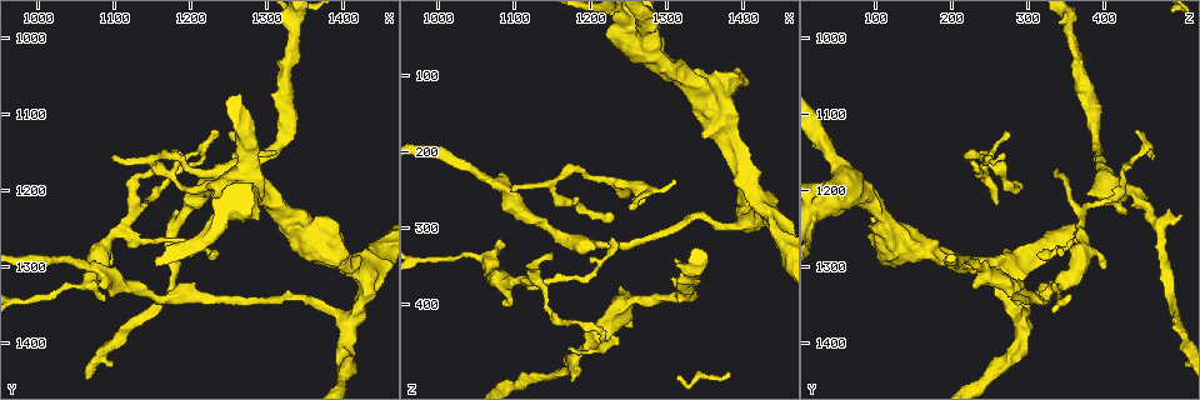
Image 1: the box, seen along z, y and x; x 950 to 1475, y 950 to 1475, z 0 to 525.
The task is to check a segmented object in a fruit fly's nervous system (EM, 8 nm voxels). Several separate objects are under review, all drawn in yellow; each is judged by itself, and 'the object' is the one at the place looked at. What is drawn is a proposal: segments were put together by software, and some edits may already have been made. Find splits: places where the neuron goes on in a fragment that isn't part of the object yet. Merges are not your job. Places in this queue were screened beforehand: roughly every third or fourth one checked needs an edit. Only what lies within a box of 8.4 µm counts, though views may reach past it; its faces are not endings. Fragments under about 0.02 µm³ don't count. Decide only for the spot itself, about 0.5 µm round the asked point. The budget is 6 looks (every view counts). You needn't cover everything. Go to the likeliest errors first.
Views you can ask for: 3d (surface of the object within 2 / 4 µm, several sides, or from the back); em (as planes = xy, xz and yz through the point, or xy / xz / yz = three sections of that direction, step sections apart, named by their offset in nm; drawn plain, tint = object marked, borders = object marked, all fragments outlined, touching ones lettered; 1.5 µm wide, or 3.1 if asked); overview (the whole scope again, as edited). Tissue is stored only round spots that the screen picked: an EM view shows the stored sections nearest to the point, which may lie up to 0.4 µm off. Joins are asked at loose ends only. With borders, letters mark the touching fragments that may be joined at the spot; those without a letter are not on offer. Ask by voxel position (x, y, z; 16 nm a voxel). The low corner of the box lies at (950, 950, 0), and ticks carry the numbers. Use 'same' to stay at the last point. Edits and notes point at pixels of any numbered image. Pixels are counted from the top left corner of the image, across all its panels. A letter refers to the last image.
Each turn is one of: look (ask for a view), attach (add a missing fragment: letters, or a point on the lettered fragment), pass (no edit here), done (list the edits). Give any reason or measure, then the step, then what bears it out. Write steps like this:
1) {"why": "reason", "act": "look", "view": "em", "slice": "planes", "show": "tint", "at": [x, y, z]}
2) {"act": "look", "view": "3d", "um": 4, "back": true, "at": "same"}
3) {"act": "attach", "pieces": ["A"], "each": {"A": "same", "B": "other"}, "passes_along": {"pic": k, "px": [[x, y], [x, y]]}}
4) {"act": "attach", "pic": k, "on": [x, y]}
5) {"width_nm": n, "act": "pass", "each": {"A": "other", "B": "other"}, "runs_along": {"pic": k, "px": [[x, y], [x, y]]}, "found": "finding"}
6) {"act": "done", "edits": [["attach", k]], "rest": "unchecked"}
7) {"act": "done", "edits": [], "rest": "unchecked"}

{"act": "look", "view": "em", "slice": "xy", "step": 8, "show": "tint", "at": [1255, 1230, 430]}

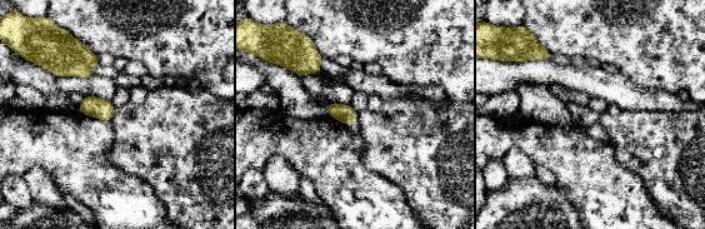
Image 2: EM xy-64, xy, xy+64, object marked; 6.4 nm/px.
{"act": "look", "view": "em", "slice": "planes", "show": "borders", "at": "same"}

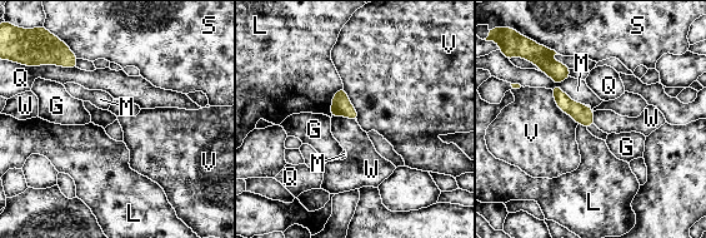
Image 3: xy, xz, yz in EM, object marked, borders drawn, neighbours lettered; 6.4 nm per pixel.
{"act": "pass", "each": {"G": "other", "L": "other", "M": "other", "Q": "other", "S": "other", "V": "other", "W": "other"}, "border": {"pic": 3, "px": [[333, 115], [345, 115], [355, 120]]}, "found": "none of them fits"}

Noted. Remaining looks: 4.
{"why": "free end", "act": "look", "view": "em", "slice": "xz", "step": 4, "show": "plain", "at": [1090, 1305, 405]}

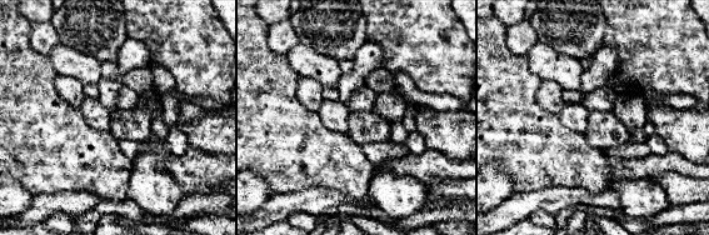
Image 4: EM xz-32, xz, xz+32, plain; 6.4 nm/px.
{"act": "look", "view": "em", "slice": "xz", "step": 4, "show": "borders", "at": "same"}

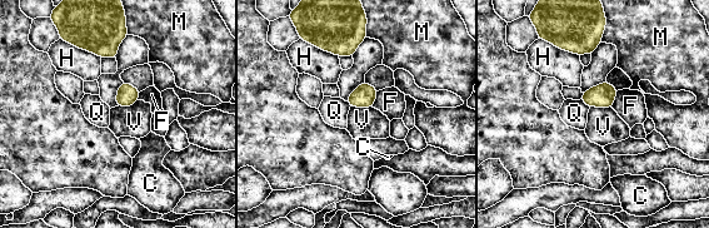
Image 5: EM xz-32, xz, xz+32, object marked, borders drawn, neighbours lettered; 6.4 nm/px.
{"act": "pass", "each": {"C": "other", "F": "other", "H": "other", "M": "other", "Q": "other", "V": "other"}, "border": {"pic": 5, "px": [[350, 105], [372, 107]]}, "found": "none of them fits"}

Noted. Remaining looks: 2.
{"why": "tapers out", "act": "look", "view": "em", "slice": "xz", "step": 4, "show": "borders", "at": [1100, 1155, 250]}

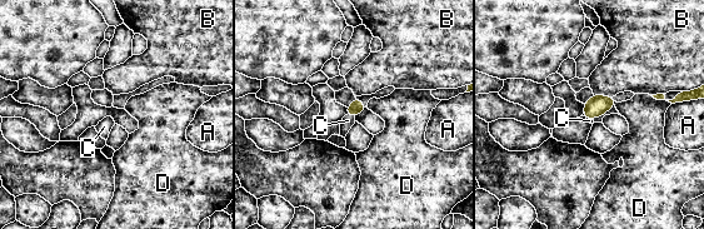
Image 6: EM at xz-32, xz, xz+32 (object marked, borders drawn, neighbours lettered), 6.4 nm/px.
{"width_nm": 90, "act": "attach", "pieces": ["C"], "each": {"A": "other", "B": "other", "C": "same", "D": "other"}, "passes_along": {"pic": 6, "px": [[357, 106], [350, 114], [348, 120]]}, "found": "the neuron continues"}

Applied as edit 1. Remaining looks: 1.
{"act": "done", "edits": [["attach", 6]], "rest": "unchecked"}

